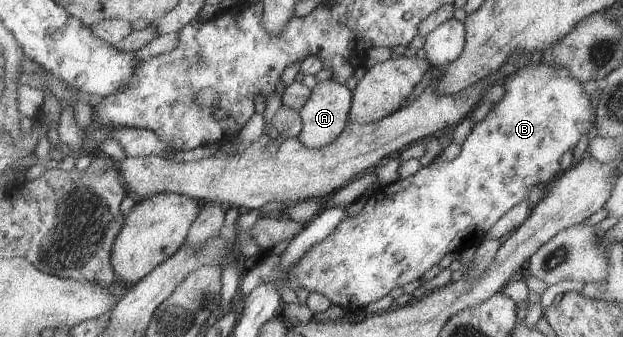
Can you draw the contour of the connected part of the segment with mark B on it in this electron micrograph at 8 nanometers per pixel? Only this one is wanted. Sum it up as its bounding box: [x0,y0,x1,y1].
[287,59,596,312]

